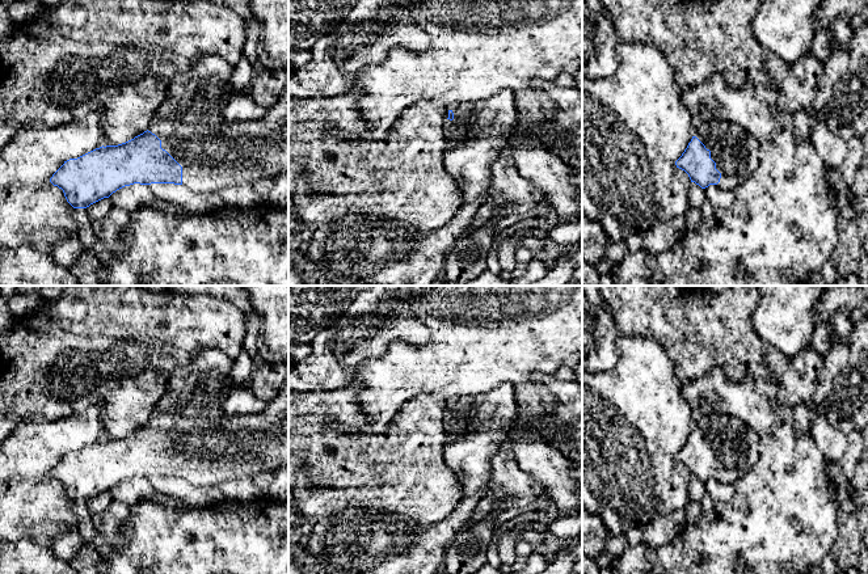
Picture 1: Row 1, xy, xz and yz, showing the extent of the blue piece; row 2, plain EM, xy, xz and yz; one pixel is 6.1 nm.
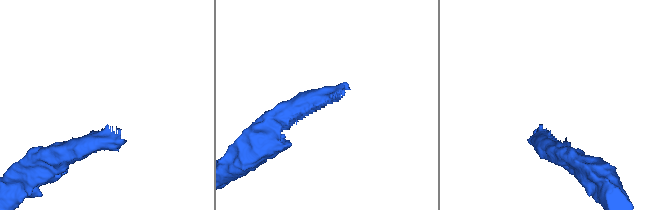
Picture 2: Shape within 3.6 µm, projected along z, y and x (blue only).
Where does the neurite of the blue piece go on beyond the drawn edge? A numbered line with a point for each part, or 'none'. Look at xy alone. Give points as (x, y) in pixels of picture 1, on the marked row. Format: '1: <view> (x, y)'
1: xy (211, 157)

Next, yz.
1: yz (734, 151)

